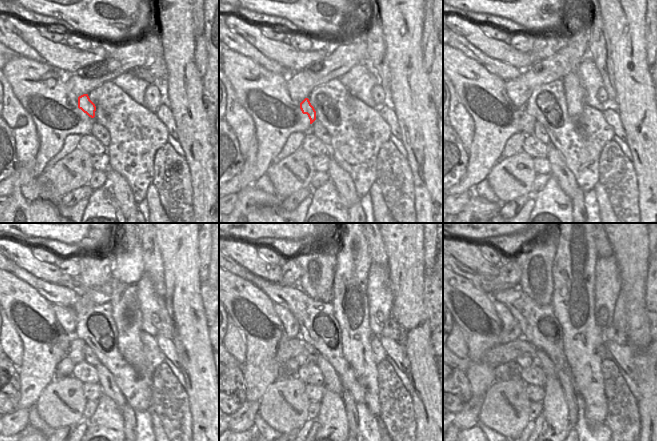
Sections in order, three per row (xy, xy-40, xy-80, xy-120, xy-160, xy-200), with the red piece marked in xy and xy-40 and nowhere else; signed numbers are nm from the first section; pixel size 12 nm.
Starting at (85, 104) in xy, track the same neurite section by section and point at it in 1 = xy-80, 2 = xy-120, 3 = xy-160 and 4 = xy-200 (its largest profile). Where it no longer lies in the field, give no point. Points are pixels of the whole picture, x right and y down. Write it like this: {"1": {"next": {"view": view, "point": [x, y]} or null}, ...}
{"1": {"next": {"view": "xy-80", "point": [526, 124]}}, "2": {"next": {"view": "xy-120", "point": [75, 353]}}, "3": {"next": {"view": "xy-160", "point": [302, 360]}}, "4": {"next": {"view": "xy-200", "point": [523, 362]}}}

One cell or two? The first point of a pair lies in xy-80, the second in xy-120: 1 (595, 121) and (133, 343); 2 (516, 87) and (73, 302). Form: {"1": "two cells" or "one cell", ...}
{"1": "two cells", "2": "two cells"}

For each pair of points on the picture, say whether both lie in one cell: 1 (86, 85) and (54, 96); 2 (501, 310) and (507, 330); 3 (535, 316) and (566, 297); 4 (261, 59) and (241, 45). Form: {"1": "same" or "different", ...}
{"1": "different", "2": "same", "3": "different", "4": "same"}

